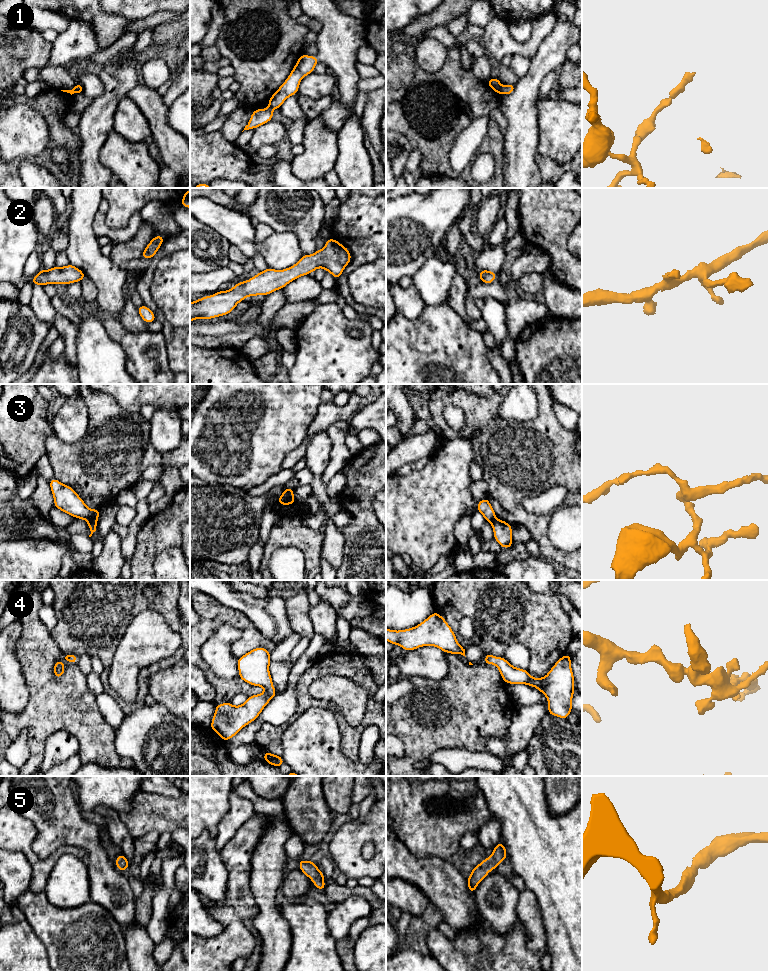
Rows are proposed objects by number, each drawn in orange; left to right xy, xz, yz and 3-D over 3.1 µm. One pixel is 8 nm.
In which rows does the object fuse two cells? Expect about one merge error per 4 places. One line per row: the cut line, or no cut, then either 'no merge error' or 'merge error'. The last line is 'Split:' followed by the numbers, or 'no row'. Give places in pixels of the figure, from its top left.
1: cut yz (501, 87), (502, 92); merge error
2: cut none; no merge error
3: cut xy (87, 520), (96, 522); merge error
4: cut none; no merge error
5: cut none; no merge error
Split: 1, 3

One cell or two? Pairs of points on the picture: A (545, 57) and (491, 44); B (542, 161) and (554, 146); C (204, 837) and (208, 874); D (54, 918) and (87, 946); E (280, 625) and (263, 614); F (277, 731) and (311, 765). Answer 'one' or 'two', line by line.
A: two
B: two
C: one
D: one
E: one
F: two

